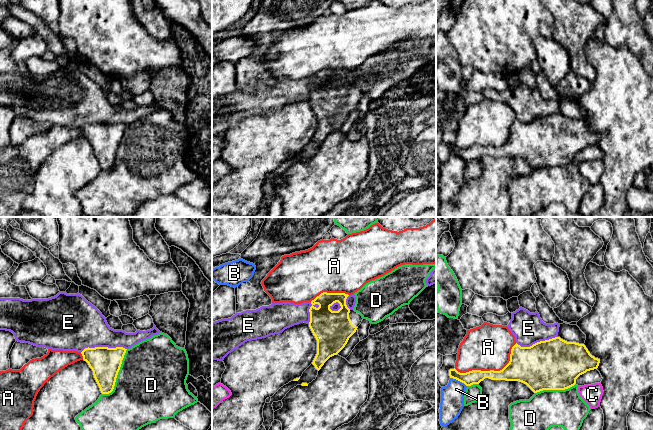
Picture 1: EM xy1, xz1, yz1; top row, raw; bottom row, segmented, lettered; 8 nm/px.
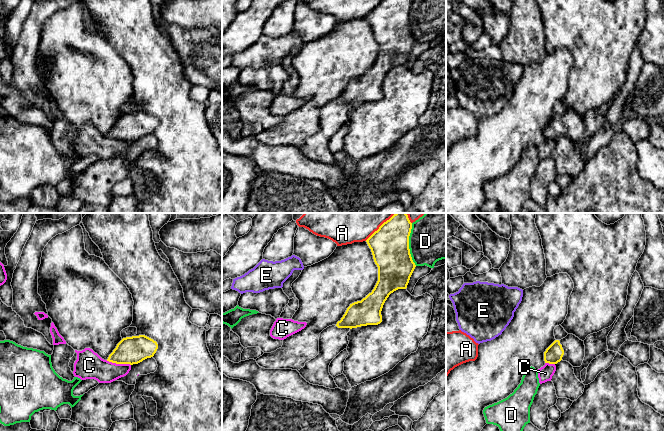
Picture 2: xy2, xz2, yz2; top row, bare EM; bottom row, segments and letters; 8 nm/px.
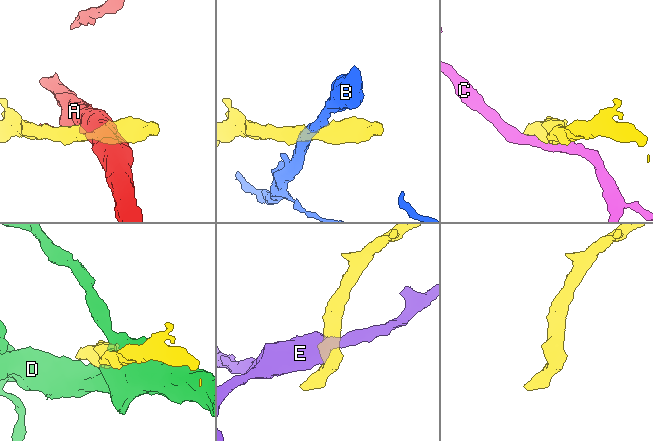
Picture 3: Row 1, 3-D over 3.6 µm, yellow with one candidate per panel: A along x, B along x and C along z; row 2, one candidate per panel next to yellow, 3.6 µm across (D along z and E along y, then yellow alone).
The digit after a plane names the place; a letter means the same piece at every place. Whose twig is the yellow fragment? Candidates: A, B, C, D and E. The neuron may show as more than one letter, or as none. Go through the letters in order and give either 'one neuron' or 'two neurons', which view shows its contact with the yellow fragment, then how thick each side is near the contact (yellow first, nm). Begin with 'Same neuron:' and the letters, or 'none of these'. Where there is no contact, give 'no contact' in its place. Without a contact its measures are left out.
Same neuron: none of these
A: two neurons; contact in yz1; calibres 220 and 360 nm
B: two neurons; contact in yz1; calibres 110 and 190 nm
C: two neurons; contact in xy2; calibres 220 and 220 nm
D: two neurons; contact in xy1; calibres 240 and 500 nm
E: two neurons; contact in xy1; calibres 240 and 360 nm

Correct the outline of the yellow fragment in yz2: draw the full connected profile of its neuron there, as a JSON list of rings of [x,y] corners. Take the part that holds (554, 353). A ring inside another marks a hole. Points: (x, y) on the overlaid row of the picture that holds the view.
[[[568,334],[561,340],[555,340],[544,352],[544,361],[549,364],[557,364],[563,360],[573,367],[580,367],[584,357],[584,341],[573,334]]]

